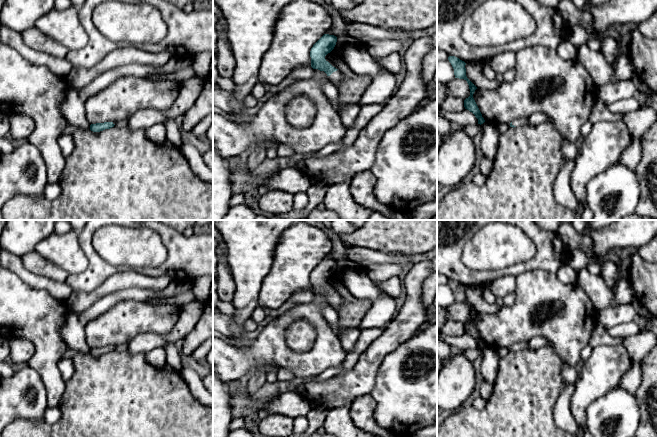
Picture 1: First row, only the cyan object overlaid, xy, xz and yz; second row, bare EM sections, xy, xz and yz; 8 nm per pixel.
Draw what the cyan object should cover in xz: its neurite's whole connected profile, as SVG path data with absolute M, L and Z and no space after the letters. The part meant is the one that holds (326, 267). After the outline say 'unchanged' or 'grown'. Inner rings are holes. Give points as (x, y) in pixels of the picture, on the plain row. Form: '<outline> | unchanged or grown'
M324 258L311 272L311 291L324 295L335 309L339 308L343 302L343 298L333 291L325 280L330 277L337 266L337 261L334 259Z | grown

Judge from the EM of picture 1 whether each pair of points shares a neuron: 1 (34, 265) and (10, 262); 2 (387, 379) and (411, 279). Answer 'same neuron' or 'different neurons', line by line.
1: different neurons
2: different neurons

